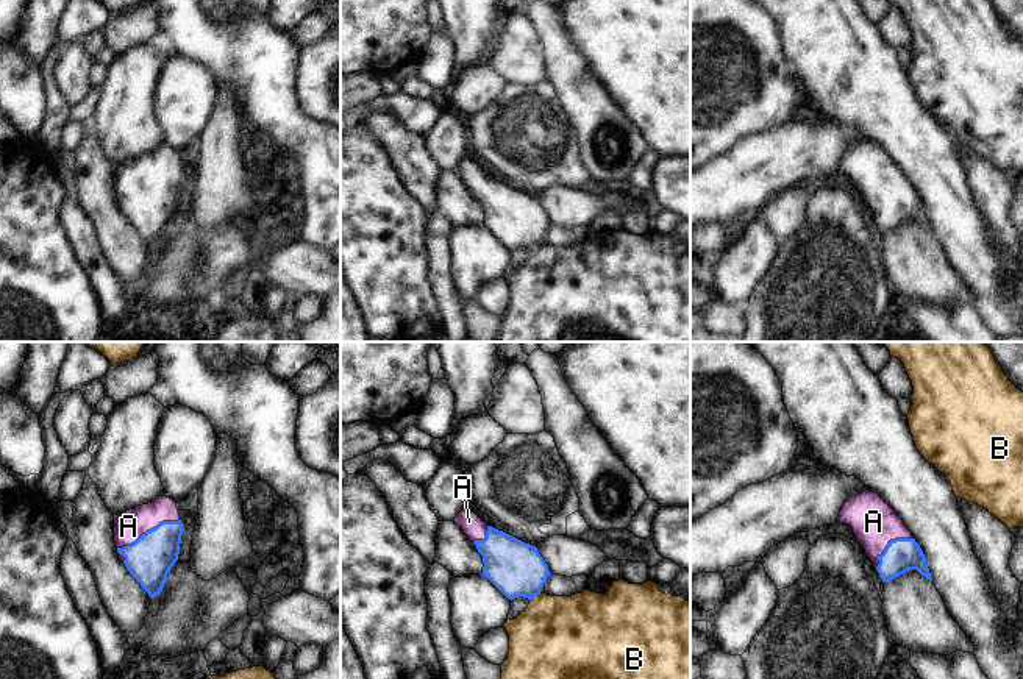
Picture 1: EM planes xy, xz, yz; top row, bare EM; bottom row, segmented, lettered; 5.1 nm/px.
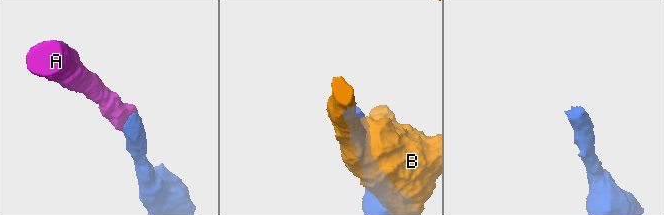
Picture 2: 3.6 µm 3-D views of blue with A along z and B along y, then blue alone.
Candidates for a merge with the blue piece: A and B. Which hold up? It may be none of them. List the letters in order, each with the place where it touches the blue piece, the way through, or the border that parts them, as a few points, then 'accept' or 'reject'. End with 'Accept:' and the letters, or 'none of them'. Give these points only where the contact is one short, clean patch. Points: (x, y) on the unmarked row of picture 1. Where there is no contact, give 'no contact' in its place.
A: xy (147, 181) | accept
B: xz (534, 245) | reject
Accept: A

